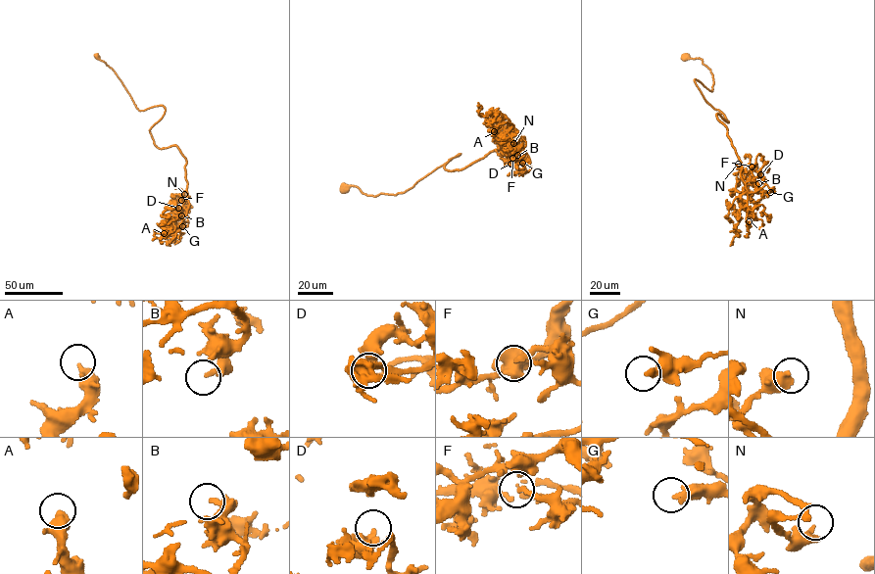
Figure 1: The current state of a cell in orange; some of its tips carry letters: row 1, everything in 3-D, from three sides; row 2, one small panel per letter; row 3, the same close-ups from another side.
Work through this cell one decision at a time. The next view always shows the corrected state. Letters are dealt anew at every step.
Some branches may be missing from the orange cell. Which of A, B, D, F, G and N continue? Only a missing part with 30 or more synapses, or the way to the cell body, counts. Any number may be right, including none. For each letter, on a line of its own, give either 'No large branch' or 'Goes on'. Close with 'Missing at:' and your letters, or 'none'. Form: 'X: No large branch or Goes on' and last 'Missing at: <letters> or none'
A: No large branch
B: No large branch
D: No large branch
F: No large branch
G: No large branch
N: No large branch
Missing at: none

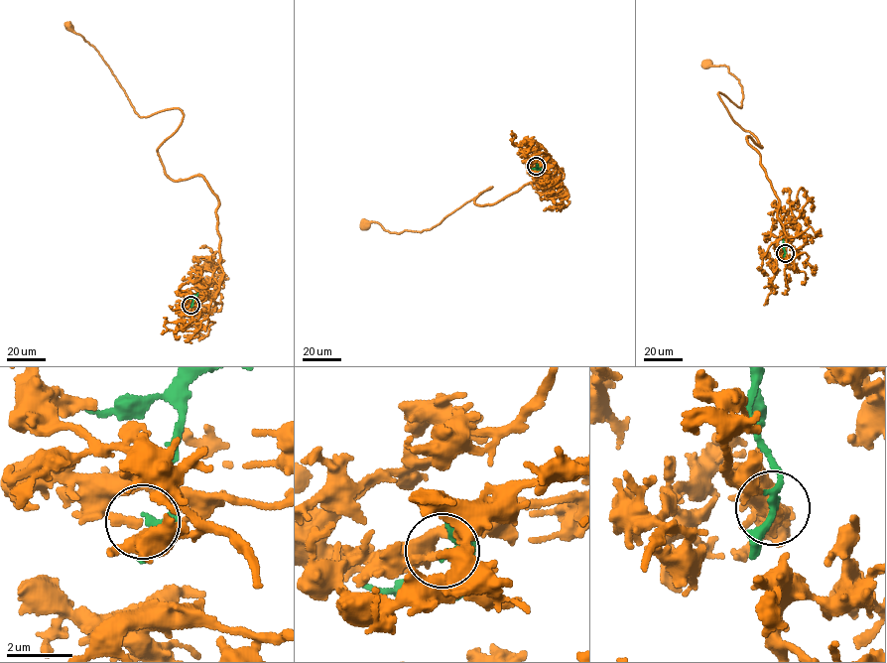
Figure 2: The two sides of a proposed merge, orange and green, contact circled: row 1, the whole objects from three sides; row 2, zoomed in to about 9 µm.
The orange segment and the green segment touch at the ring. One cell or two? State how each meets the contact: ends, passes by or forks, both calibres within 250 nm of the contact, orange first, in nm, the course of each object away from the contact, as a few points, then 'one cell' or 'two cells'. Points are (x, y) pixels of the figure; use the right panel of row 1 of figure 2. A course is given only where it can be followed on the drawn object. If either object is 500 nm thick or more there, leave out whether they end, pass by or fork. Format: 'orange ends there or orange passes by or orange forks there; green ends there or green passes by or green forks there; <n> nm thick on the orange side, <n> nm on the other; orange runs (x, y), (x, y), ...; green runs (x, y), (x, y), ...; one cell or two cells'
orange ends there; green passes by; 240 nm thick on the orange side, 220 nm on the other; orange runs (785, 253), (779, 198), (746, 137), (761, 145), (717, 93), (741, 107), (739, 79), (706, 64); green runs (785, 253), (783, 239); two cells

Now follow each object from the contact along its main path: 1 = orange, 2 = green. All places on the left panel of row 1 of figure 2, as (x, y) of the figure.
1: (190, 305), (223, 271), (215, 195), (202, 176), (170, 178), (157, 151), (182, 111), (139, 116), (69, 26)
2: (190, 305), (197, 293)

